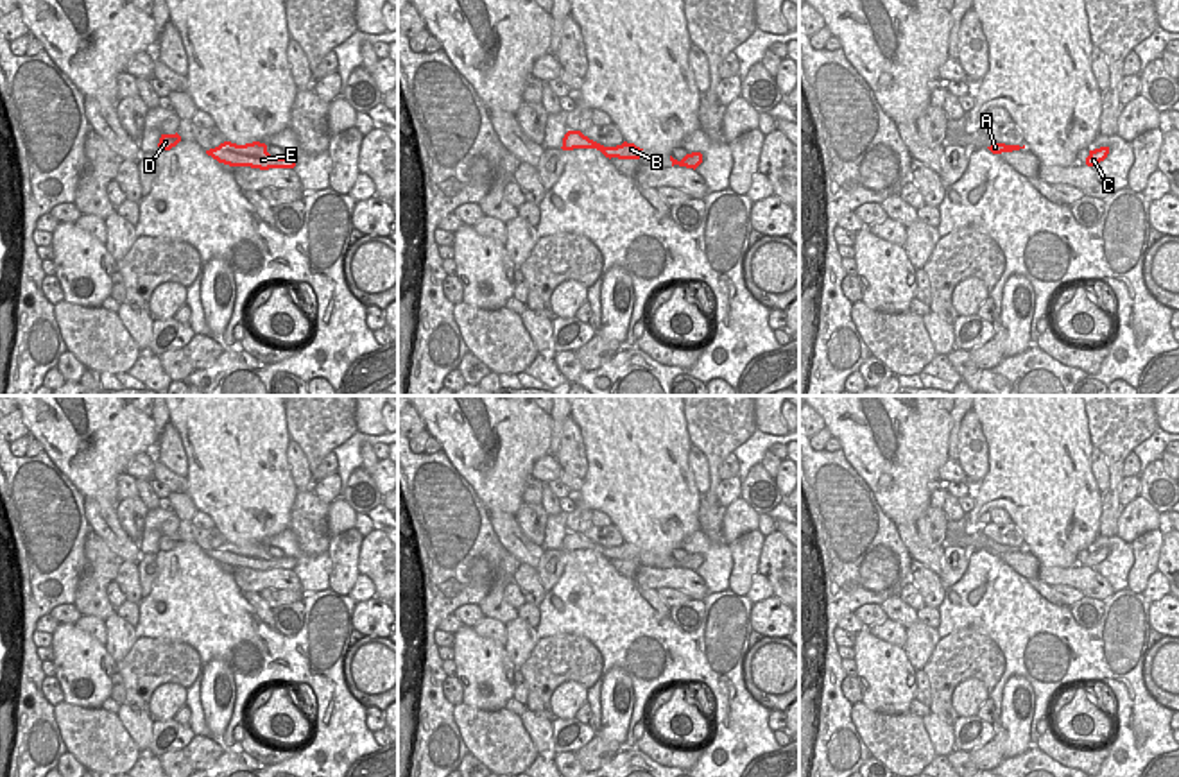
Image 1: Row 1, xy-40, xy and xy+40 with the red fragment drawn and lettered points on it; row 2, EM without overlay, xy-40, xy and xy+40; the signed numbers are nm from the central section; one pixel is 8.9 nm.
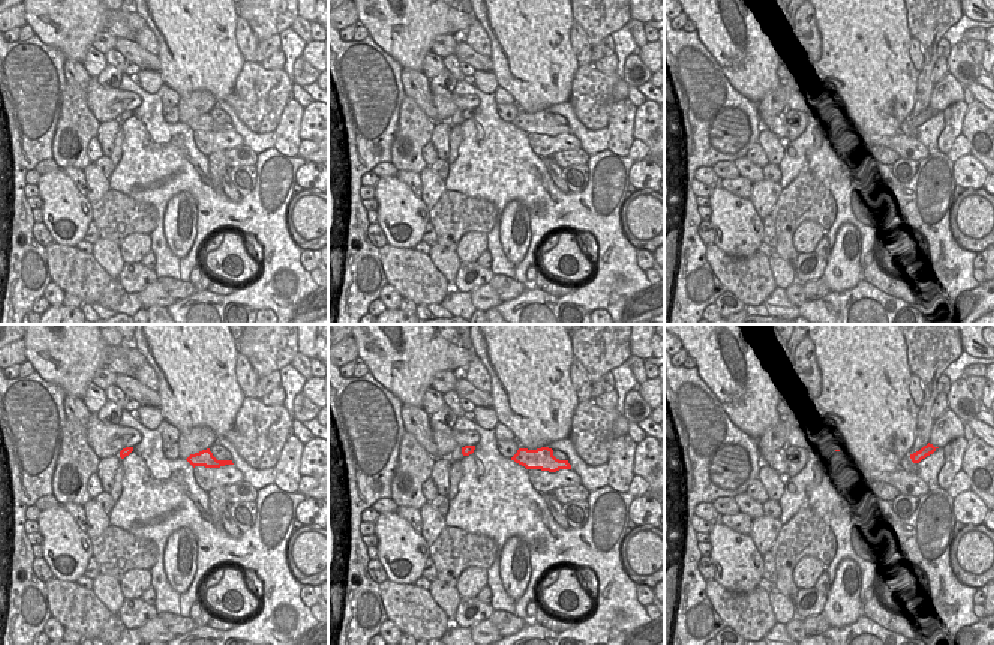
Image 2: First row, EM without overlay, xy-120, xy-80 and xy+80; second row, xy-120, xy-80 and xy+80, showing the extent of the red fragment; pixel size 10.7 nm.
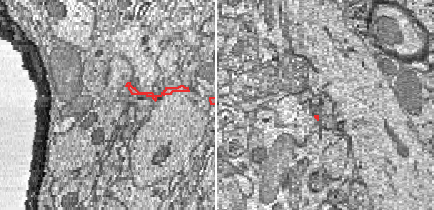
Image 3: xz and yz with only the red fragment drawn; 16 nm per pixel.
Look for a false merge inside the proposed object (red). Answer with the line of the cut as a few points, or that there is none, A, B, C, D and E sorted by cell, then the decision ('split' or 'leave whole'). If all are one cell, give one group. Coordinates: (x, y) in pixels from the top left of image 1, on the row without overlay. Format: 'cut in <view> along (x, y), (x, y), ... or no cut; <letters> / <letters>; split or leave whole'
no cut; A B C D E; leave whole

